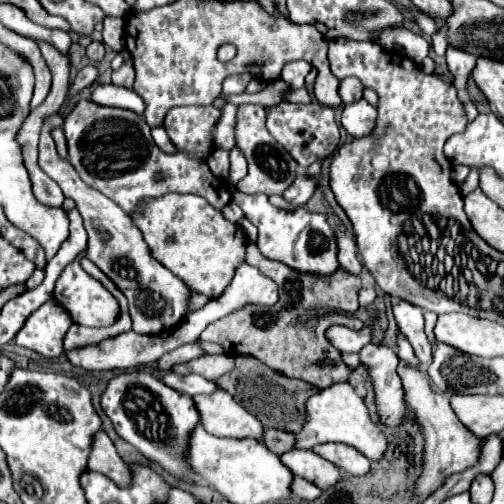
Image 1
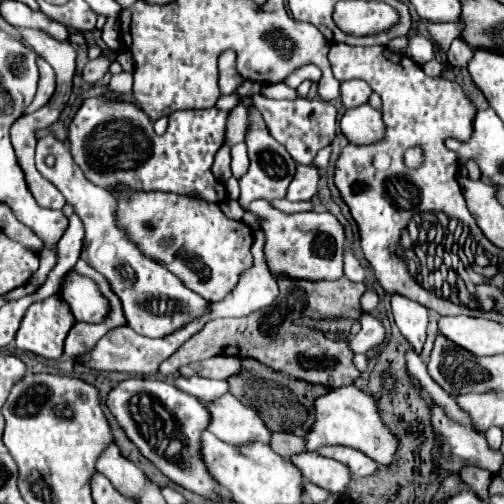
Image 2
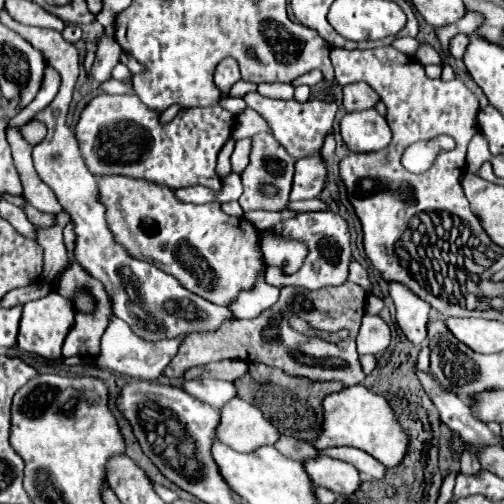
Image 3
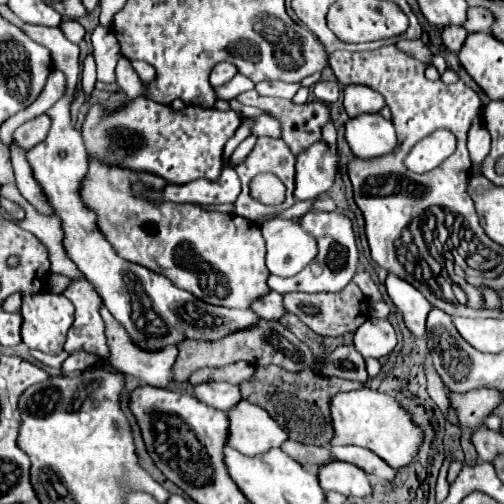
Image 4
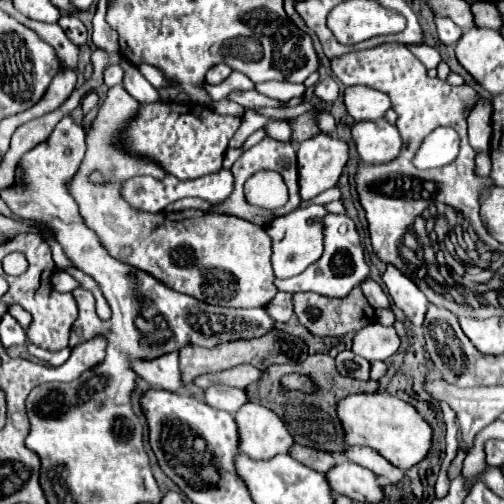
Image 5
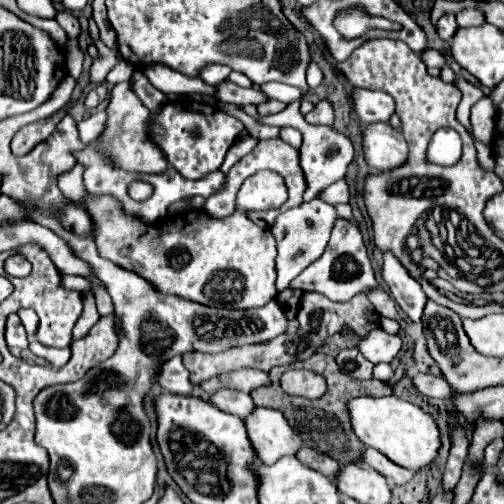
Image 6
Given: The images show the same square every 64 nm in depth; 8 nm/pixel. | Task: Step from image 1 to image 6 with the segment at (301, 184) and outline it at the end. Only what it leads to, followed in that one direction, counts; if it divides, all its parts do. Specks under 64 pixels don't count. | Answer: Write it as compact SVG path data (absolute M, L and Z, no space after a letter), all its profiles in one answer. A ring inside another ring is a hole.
M292 102L286 106L286 110L278 112L278 114L272 114L261 117L257 112L256 106L244 106L246 114L253 116L254 119L262 125L284 127L290 126L298 128L304 136L304 142L300 146L300 166L304 170L304 180L306 180L306 192L304 192L304 202L310 202L314 196L318 196L322 190L326 190L330 184L334 184L336 180L342 180L346 170L348 170L348 164L352 162L354 158L354 148L350 144L350 140L336 132L334 128L328 128L328 126L312 126L308 124L304 118L300 118L298 114L298 104Z

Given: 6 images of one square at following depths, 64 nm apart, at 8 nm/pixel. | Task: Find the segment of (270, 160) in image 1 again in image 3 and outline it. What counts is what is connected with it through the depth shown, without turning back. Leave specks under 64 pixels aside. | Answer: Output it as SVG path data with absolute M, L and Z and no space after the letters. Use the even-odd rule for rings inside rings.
M260 132L252 136L252 152L250 152L250 164L242 172L242 184L244 192L240 196L240 206L244 212L248 210L284 210L288 204L288 194L292 186L292 176L294 176L294 160L288 156L286 148L268 132ZM262 184L274 186L278 192L274 196L262 194Z

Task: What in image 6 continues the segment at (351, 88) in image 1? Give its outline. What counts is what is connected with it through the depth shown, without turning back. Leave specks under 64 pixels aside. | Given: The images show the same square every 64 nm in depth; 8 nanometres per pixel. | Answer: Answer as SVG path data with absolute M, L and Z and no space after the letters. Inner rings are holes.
M352 88L350 104L352 104L352 112L358 116L360 124L388 122L388 118L394 114L392 96L388 96L384 92L376 92L376 90Z

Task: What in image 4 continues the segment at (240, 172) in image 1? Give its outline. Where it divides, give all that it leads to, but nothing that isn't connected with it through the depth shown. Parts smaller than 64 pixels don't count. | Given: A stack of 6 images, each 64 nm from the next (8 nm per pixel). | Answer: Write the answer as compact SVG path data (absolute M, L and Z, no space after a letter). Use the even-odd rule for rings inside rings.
M250 136L244 142L240 142L240 146L232 154L232 166L238 166L238 164L242 164L246 160L246 156L250 154L250 150L254 148L254 142L256 142L256 136Z

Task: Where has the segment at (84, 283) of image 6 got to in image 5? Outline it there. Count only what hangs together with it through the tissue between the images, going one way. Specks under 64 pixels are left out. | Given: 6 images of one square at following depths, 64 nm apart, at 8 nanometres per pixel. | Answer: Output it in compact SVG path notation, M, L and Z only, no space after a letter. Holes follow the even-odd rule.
M54 272L52 286L54 286L56 292L70 292L70 288L76 288L78 282L70 274L66 274L66 272Z

